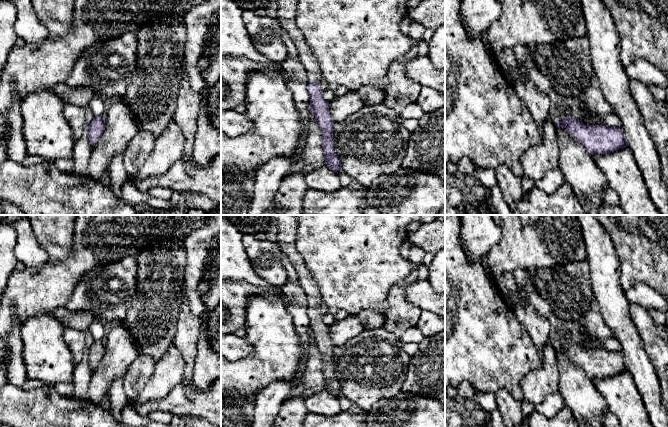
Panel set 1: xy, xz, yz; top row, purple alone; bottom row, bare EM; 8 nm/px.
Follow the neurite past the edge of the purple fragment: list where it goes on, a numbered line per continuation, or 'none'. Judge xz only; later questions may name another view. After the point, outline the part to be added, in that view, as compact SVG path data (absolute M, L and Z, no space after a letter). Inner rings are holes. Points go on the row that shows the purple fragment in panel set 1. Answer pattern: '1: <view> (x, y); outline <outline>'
1: xz (286, 13); outline M277 0L277 19L293 40L298 58L307 72L308 82L317 84L322 79L320 65L308 46L302 32L296 25L296 10L298 0Z

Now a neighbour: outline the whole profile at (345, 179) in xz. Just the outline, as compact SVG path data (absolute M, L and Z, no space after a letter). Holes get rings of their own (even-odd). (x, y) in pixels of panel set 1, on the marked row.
M340 169L338 175L340 176L342 187L348 187L353 181L353 179L349 175L347 175L342 169Z

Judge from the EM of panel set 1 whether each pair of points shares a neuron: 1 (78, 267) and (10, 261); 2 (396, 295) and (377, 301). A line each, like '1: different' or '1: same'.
1: different
2: different

